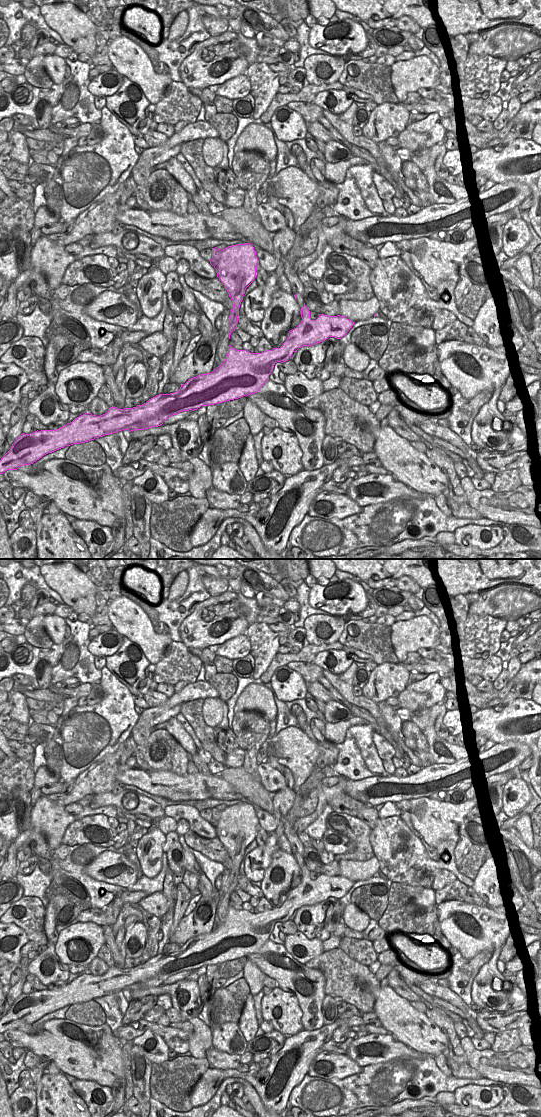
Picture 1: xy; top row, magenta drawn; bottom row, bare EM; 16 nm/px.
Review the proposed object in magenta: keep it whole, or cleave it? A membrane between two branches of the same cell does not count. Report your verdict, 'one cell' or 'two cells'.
one cell

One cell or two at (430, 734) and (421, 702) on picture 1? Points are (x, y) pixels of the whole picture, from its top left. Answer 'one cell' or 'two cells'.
two cells

